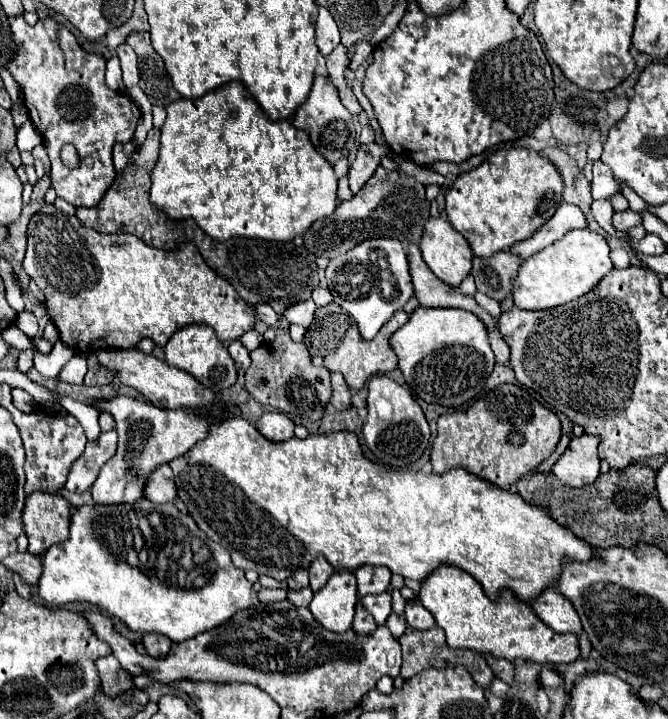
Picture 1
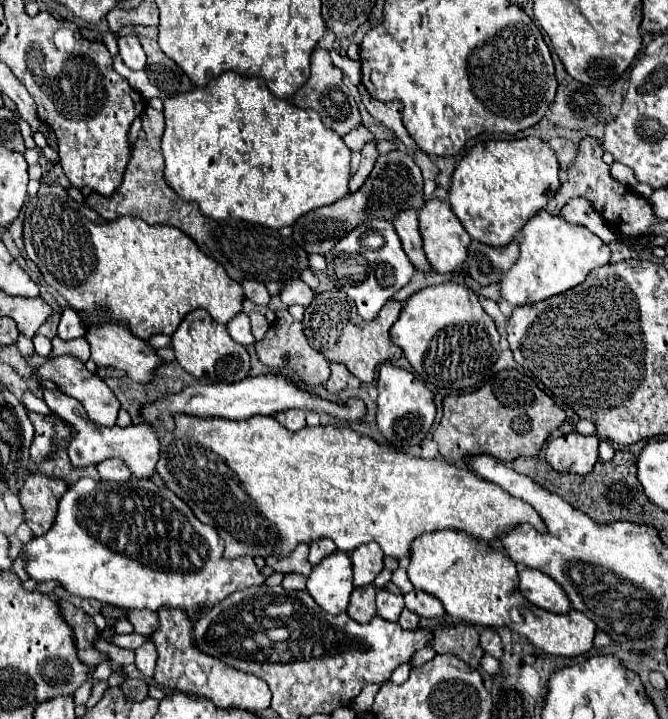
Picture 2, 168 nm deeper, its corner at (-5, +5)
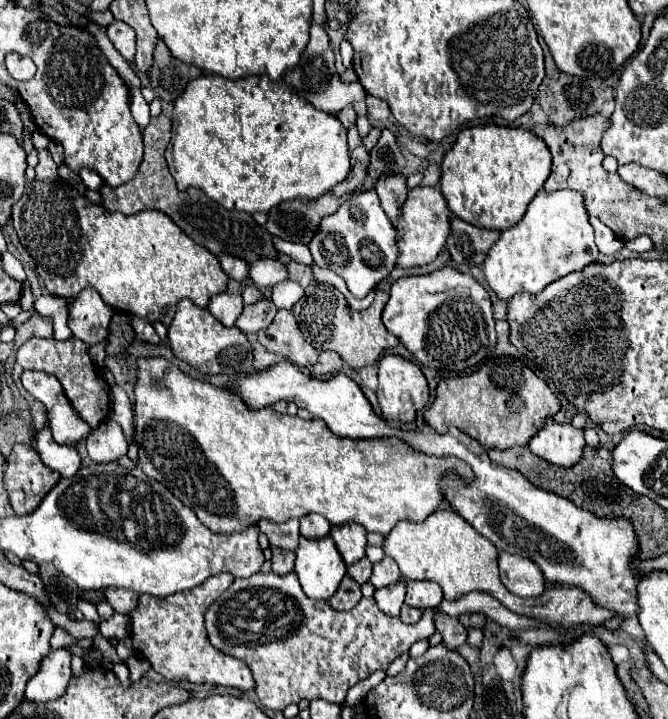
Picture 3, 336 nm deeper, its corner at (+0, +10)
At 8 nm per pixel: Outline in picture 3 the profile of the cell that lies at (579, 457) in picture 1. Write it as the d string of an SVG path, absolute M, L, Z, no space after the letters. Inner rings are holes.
M545 424L527 444L533 454L545 458L547 462L559 466L573 466L581 458L585 446L583 430L573 428L571 424Z

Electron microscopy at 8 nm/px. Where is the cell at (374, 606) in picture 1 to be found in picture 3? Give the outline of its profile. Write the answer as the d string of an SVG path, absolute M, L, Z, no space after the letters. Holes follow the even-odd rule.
M395 582L375 592L375 600L379 608L389 616L399 616L403 598L405 598L405 582Z

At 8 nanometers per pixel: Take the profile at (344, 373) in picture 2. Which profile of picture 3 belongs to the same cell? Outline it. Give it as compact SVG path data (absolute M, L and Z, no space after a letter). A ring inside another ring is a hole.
M321 352L319 360L313 364L313 376L329 376L339 372L343 366L343 360L337 352Z

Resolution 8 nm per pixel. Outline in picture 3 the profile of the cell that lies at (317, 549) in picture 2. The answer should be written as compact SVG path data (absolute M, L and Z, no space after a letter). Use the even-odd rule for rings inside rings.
M305 514L301 518L301 534L311 538L325 538L329 534L329 522L321 514Z

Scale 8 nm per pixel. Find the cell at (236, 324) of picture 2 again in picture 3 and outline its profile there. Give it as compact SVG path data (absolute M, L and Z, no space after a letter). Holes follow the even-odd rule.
M221 292L221 294L215 294L209 304L207 304L207 310L225 326L233 326L235 320L237 320L237 314L241 314L241 296L239 294L227 294L227 292Z

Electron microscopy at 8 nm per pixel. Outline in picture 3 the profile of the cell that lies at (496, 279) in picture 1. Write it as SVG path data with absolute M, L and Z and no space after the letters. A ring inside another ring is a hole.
M451 214L451 232L445 242L445 250L451 254L451 262L479 266L485 260L485 250L497 240L497 230L485 230Z

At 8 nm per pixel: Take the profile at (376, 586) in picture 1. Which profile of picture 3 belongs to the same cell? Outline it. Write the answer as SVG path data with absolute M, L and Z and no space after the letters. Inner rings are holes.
M355 522L343 524L343 526L331 524L331 534L329 536L335 540L337 550L341 552L347 566L351 566L353 562L357 562L359 558L365 556L367 538L365 538L365 528L363 526L355 524Z

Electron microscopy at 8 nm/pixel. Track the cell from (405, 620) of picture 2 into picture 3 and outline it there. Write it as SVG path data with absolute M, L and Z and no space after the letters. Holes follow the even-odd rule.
M407 604L401 608L401 620L403 620L405 624L417 624L419 618L421 618L421 614L423 614L423 610L419 610L419 608L409 608Z

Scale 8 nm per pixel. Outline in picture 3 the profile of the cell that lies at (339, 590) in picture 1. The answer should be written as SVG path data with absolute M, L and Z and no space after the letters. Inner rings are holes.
M299 538L295 550L295 572L309 598L327 600L335 594L347 566L333 538Z

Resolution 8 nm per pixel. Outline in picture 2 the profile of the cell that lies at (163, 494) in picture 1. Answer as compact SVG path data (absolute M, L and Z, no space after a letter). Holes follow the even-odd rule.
M42 389L42 393L44 393L42 399L50 407L50 411L74 427L74 443L70 443L70 447L68 447L68 457L70 457L74 469L98 465L106 459L116 457L116 459L122 459L130 467L130 471L136 479L152 479L152 475L156 473L158 457L160 457L160 443L148 425L140 423L140 425L128 425L128 427L118 427L118 425L102 427L86 415L82 403L78 403L74 397L66 395L62 391L46 391L46 389Z

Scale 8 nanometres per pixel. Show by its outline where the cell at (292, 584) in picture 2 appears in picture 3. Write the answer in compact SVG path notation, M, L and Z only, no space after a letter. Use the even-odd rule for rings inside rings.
M271 546L271 552L273 552L273 558L271 558L273 572L287 574L293 570L293 552L283 550L283 548L275 548L275 546Z

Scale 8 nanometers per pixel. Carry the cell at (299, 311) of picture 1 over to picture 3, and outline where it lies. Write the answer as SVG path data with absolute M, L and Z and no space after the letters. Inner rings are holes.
M257 258L257 262L253 262L249 266L249 280L259 288L275 286L277 282L281 282L285 278L287 278L285 264L281 264L279 260L273 260L273 258Z

